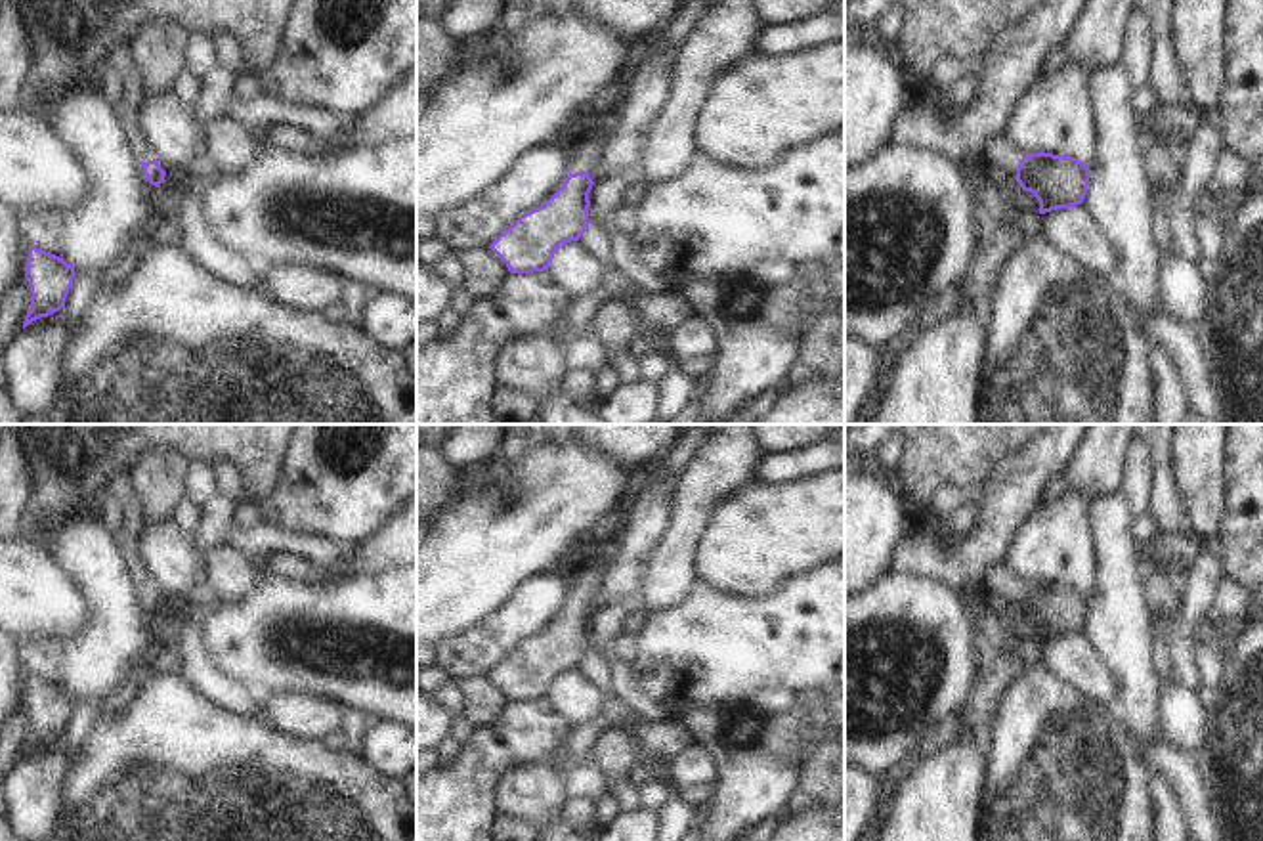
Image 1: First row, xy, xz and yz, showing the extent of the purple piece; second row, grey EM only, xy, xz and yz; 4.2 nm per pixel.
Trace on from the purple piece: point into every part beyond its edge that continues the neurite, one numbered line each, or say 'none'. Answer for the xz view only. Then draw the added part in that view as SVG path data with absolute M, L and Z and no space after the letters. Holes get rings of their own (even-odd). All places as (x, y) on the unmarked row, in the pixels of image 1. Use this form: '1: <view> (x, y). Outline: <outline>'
1: xz (591, 576). Outline: M604 549L604 556L598 564L587 562L575 581L571 591L571 602L587 600L592 602L596 598L598 589L608 577L610 568L613 566L610 549Z

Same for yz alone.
1: yz (1002, 582). Outline: M1005 562L1005 564L999 564L988 571L988 579L984 583L984 589L990 594L1015 606L1022 585L1024 583L1017 575L1017 570Z

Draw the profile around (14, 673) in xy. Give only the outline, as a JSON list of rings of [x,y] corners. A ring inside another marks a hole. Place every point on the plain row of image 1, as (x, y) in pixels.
[[[0,629],[0,732],[25,709],[29,675],[21,640]]]

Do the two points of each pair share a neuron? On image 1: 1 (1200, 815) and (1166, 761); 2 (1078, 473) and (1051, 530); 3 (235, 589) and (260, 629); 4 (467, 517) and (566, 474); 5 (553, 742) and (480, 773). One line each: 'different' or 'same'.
1: same
2: different
3: different
4: same
5: same

